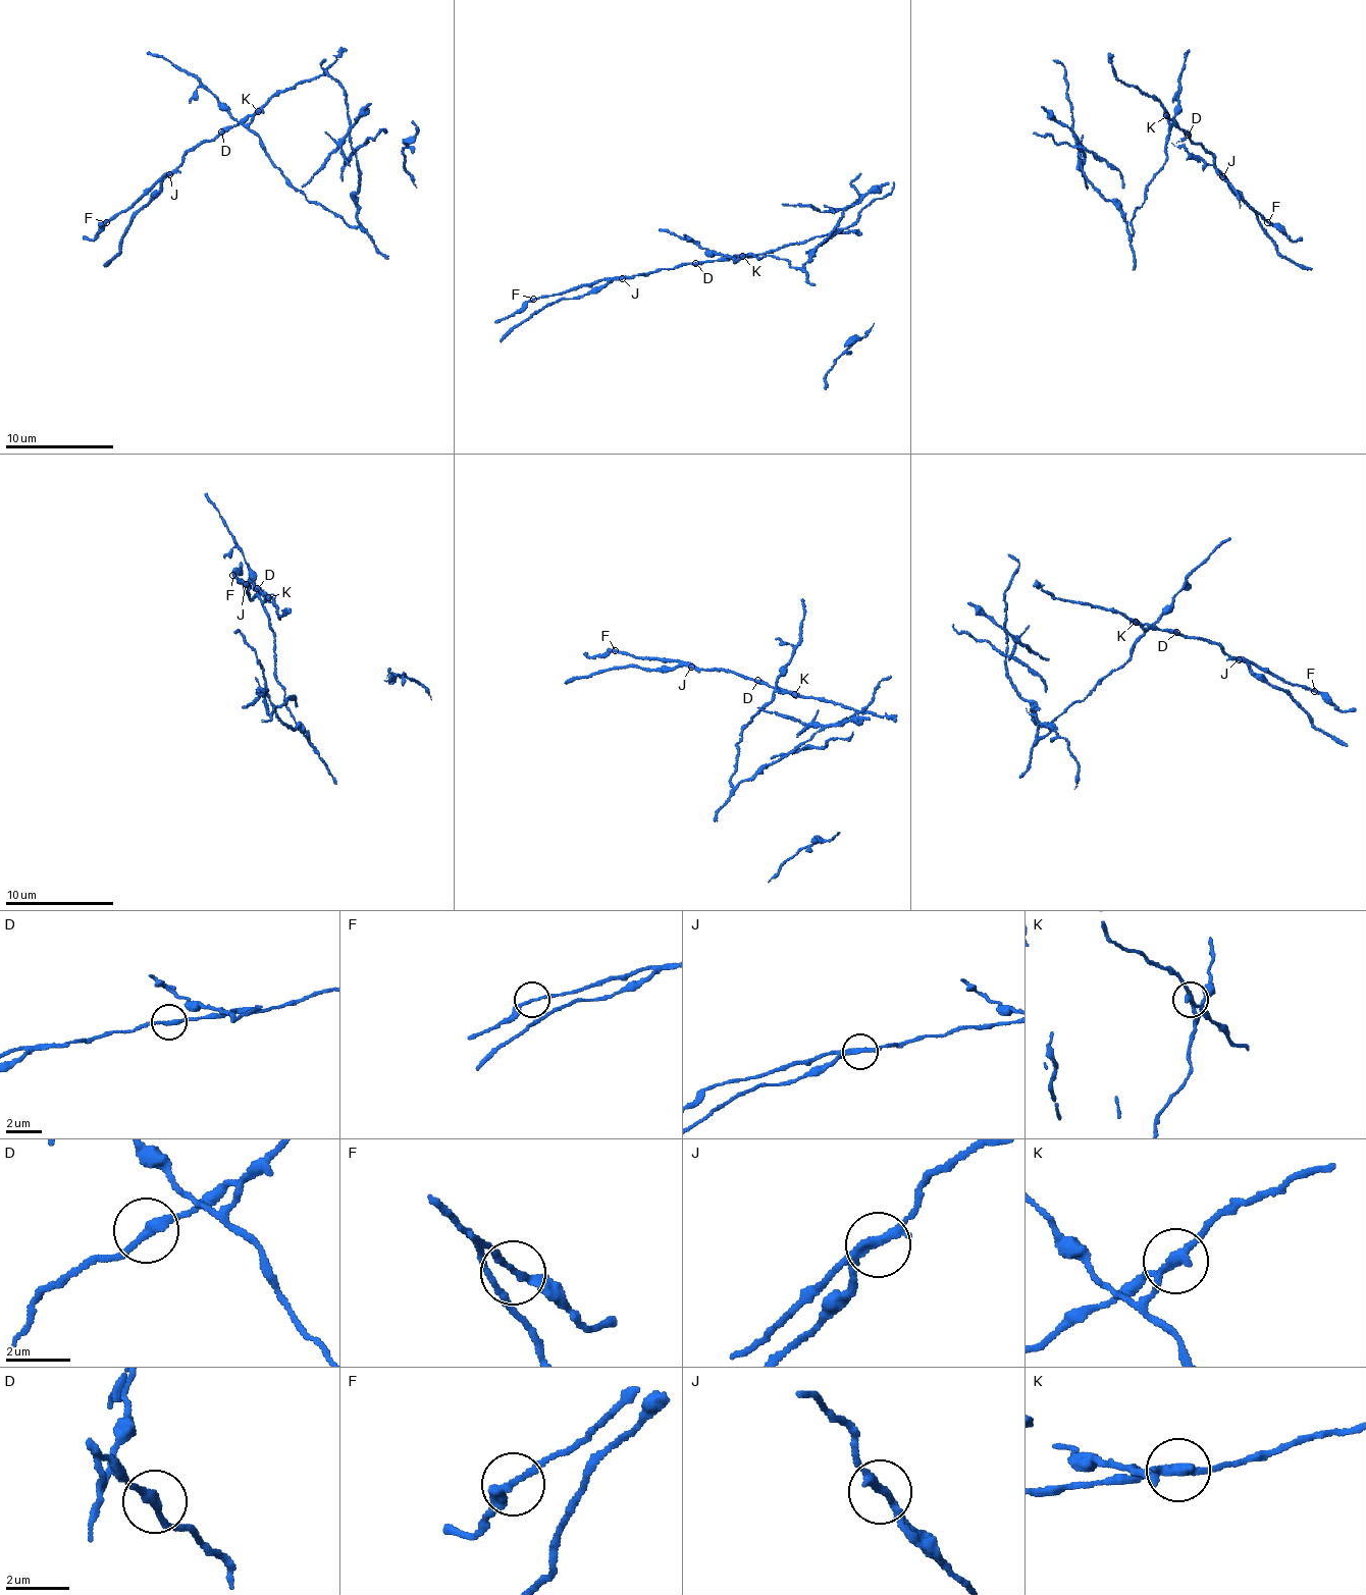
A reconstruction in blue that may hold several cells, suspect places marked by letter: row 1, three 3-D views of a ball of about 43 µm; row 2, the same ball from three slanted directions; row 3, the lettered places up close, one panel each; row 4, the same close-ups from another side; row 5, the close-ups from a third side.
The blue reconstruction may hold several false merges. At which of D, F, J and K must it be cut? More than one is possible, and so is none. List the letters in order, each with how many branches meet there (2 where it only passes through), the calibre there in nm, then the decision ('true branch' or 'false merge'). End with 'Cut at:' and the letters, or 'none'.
D: branches 2; calibre 240 nm; true branch
F: branches 2; calibre 180 nm; true branch
J: branches 2; calibre 260 nm; false merge
K: branches 3; calibre 240 nm; false merge
Cut at: J, K

